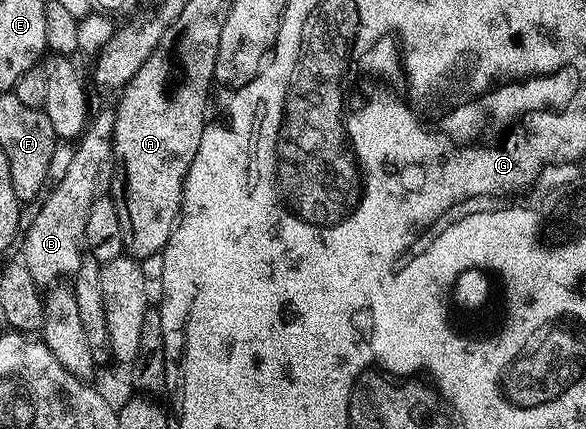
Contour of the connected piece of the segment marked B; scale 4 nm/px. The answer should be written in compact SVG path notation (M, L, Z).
M115 113L100 114L91 119L90 125L80 134L75 143L76 151L68 154L70 164L61 182L47 191L41 204L41 211L34 224L23 231L24 255L22 261L37 287L52 288L61 280L74 276L80 267L82 239L86 228L86 215L90 204L109 189L114 163L112 160L112 125Z

